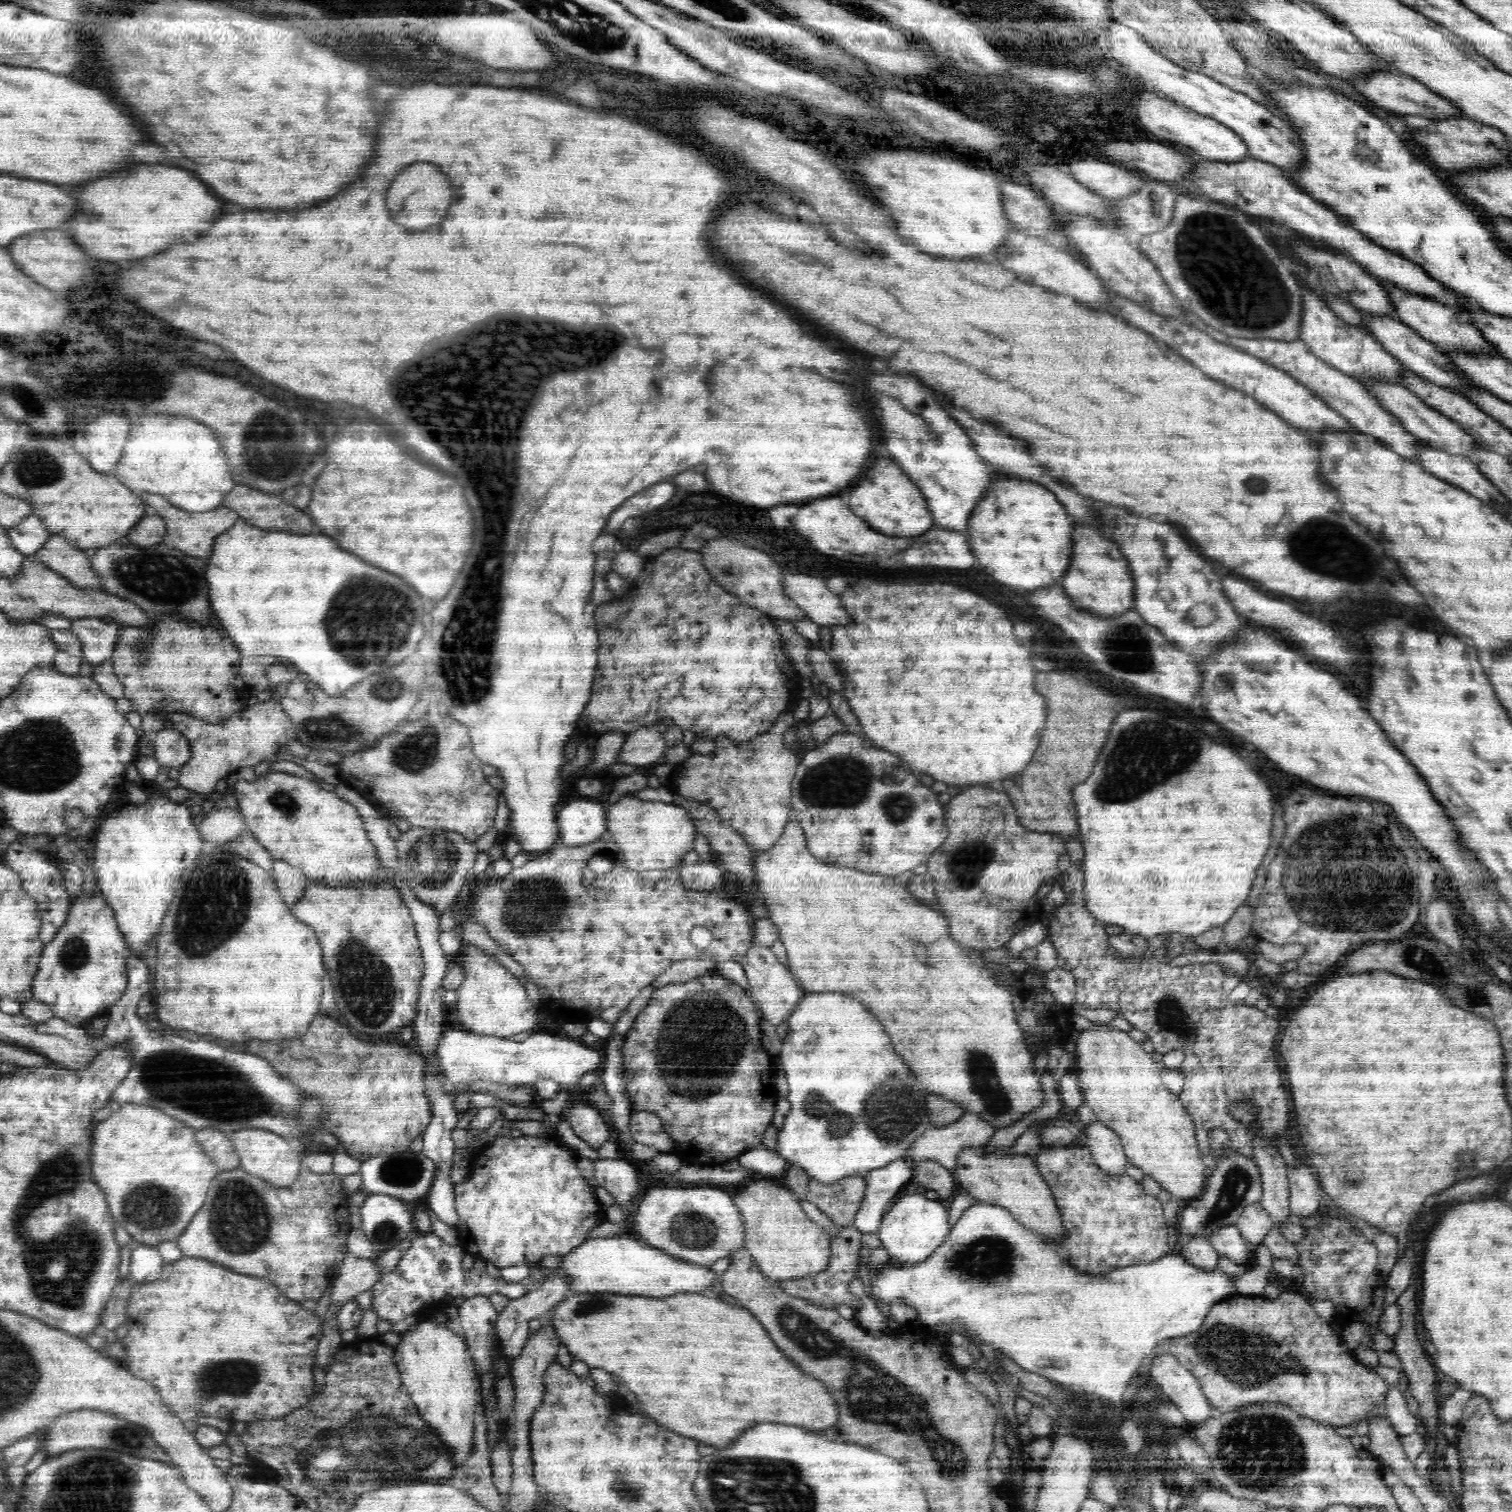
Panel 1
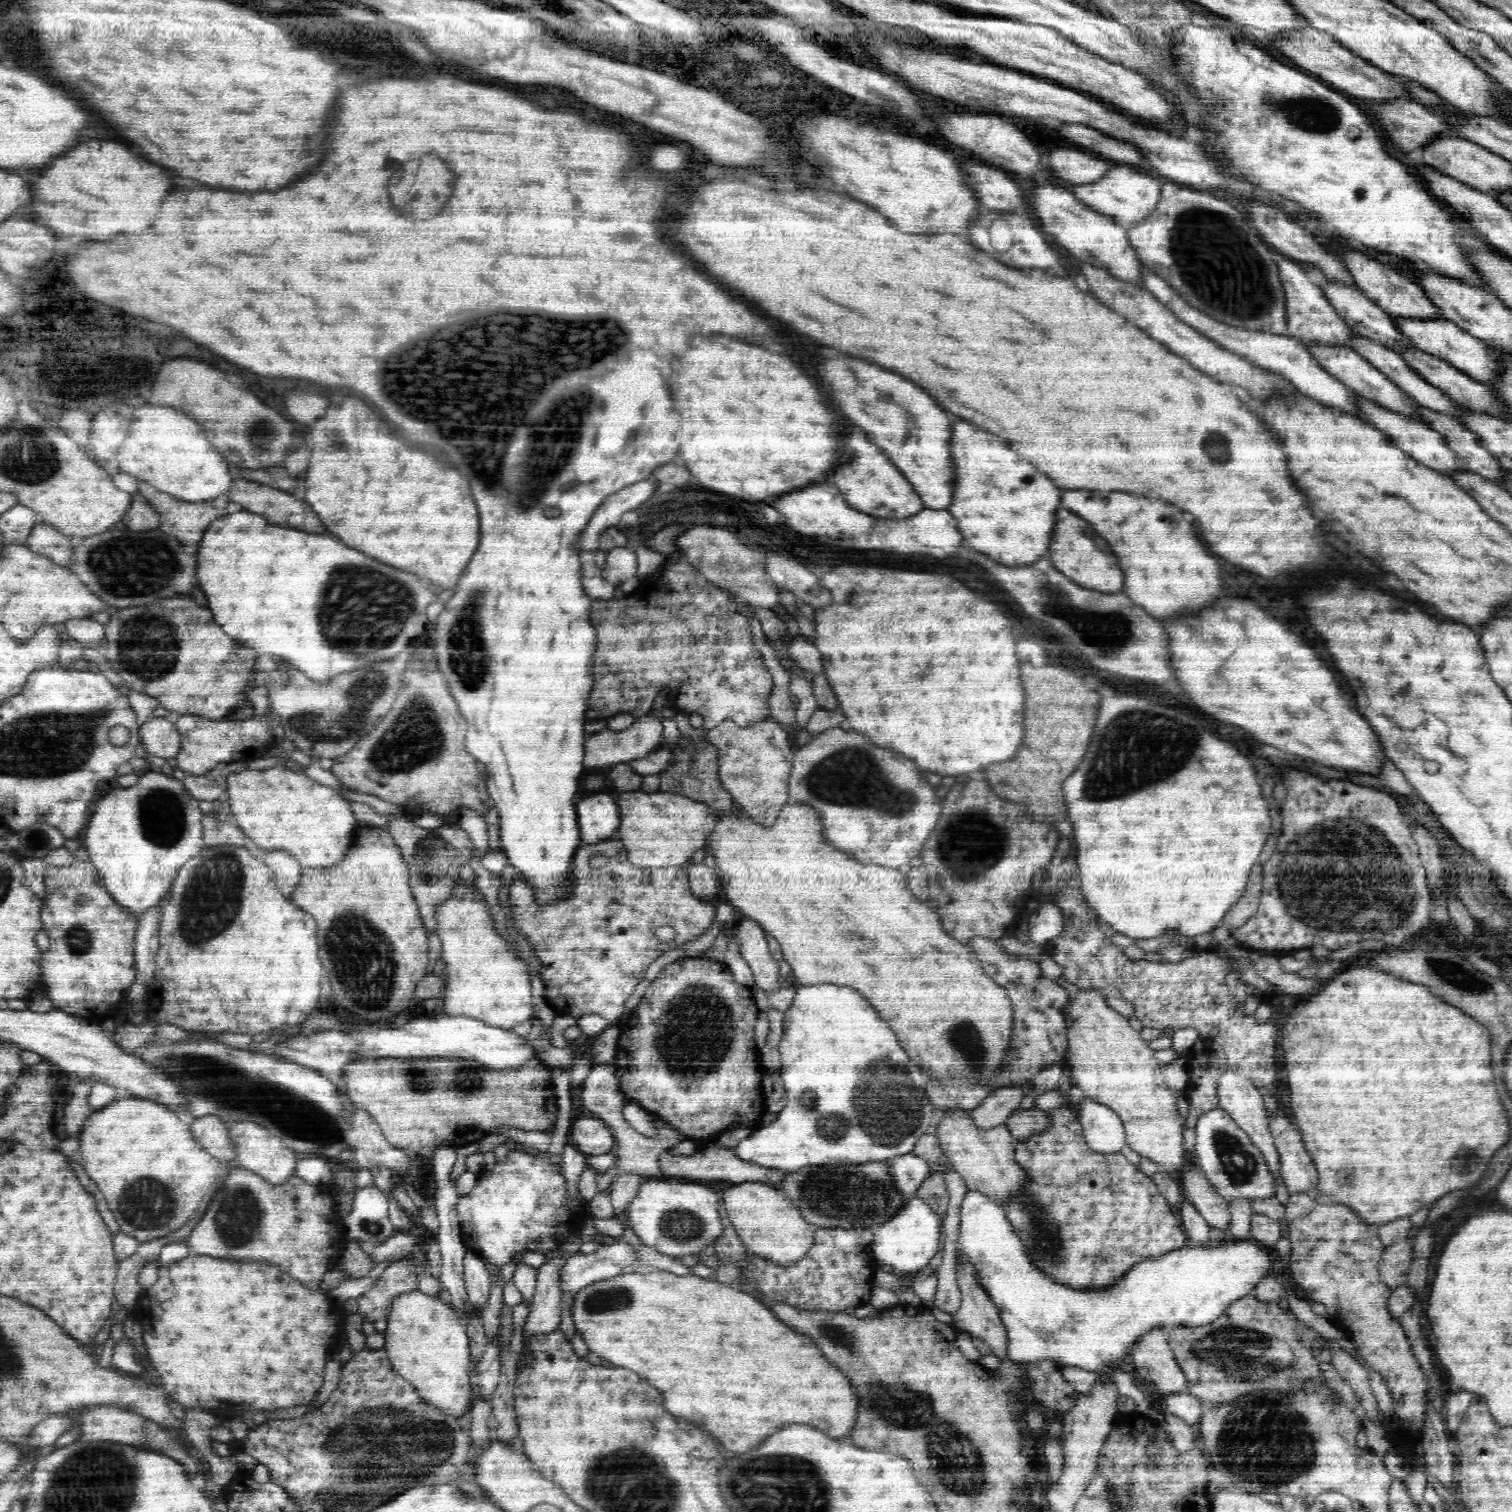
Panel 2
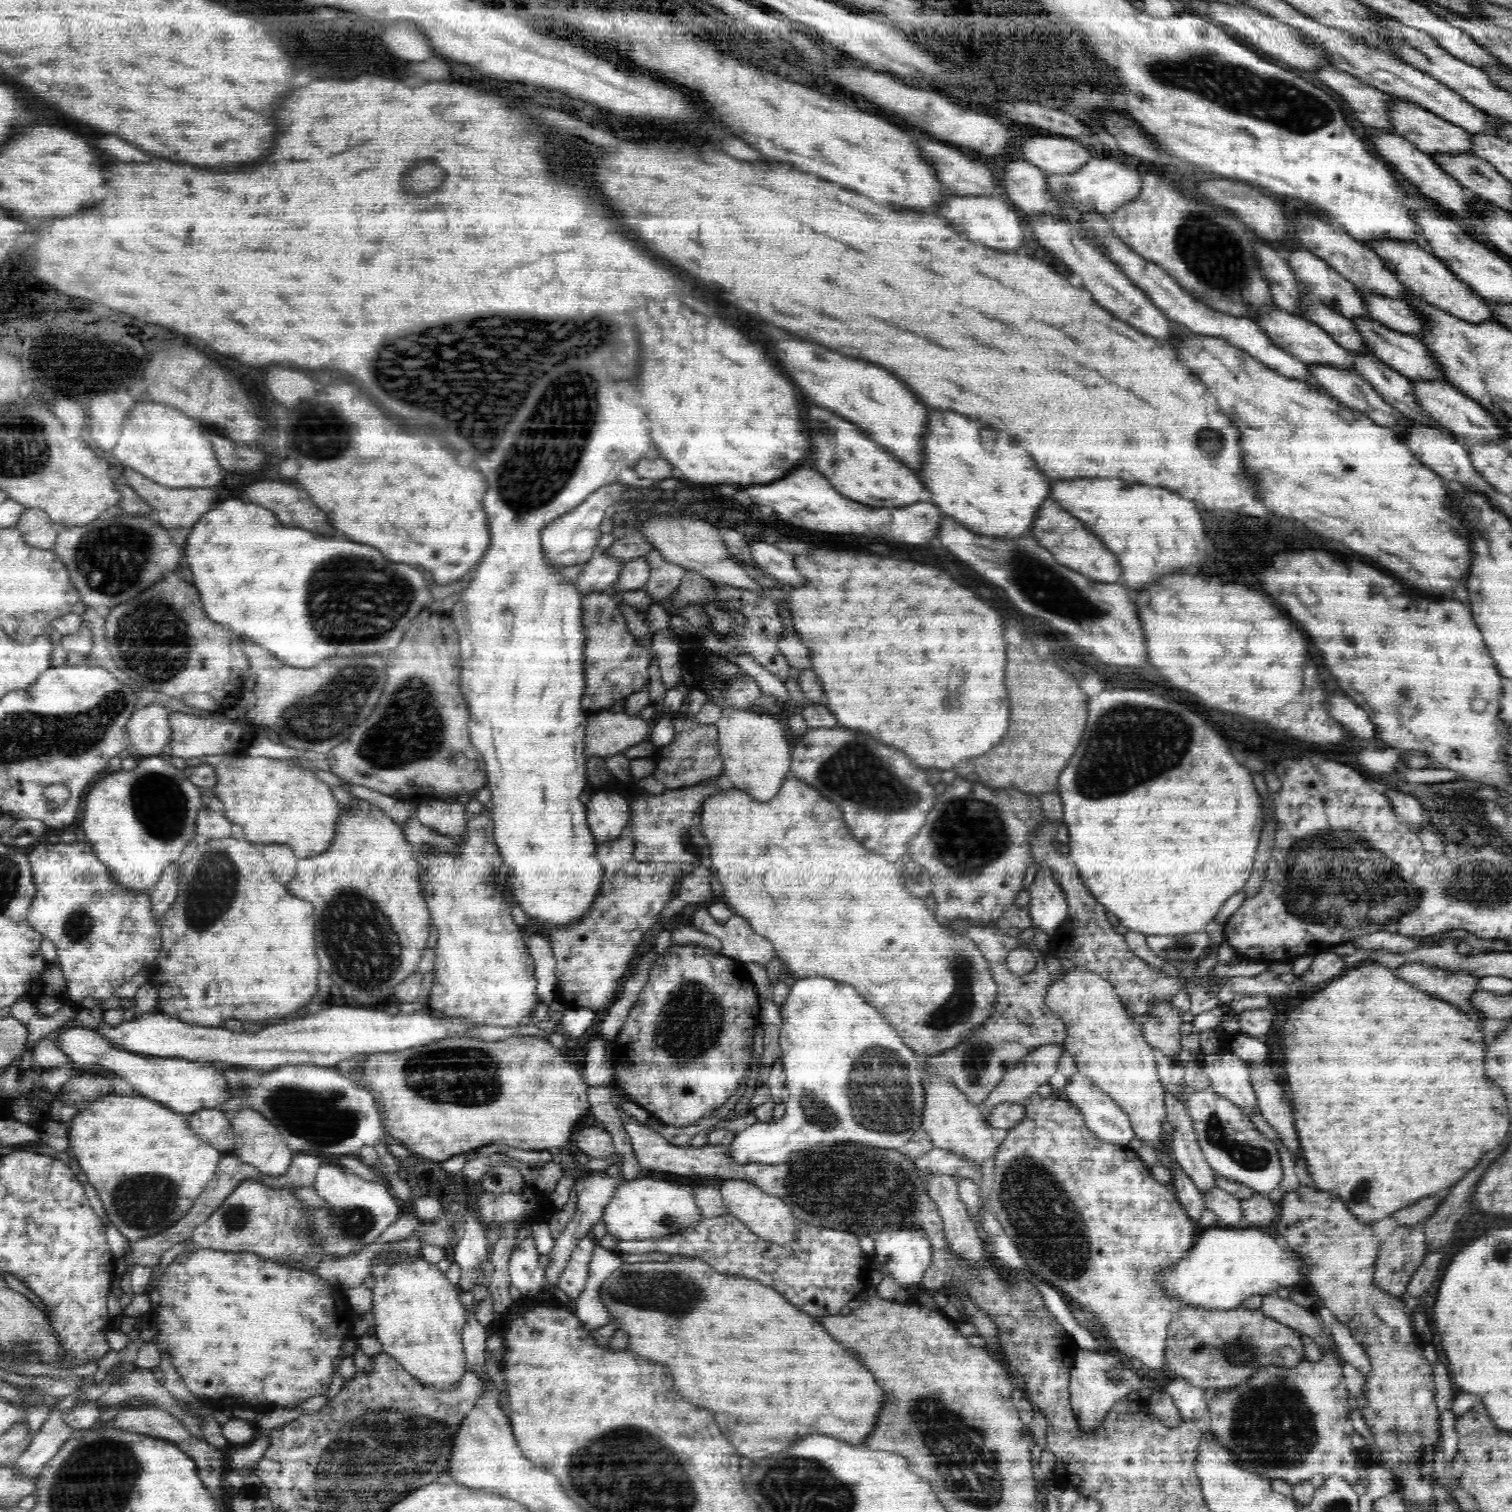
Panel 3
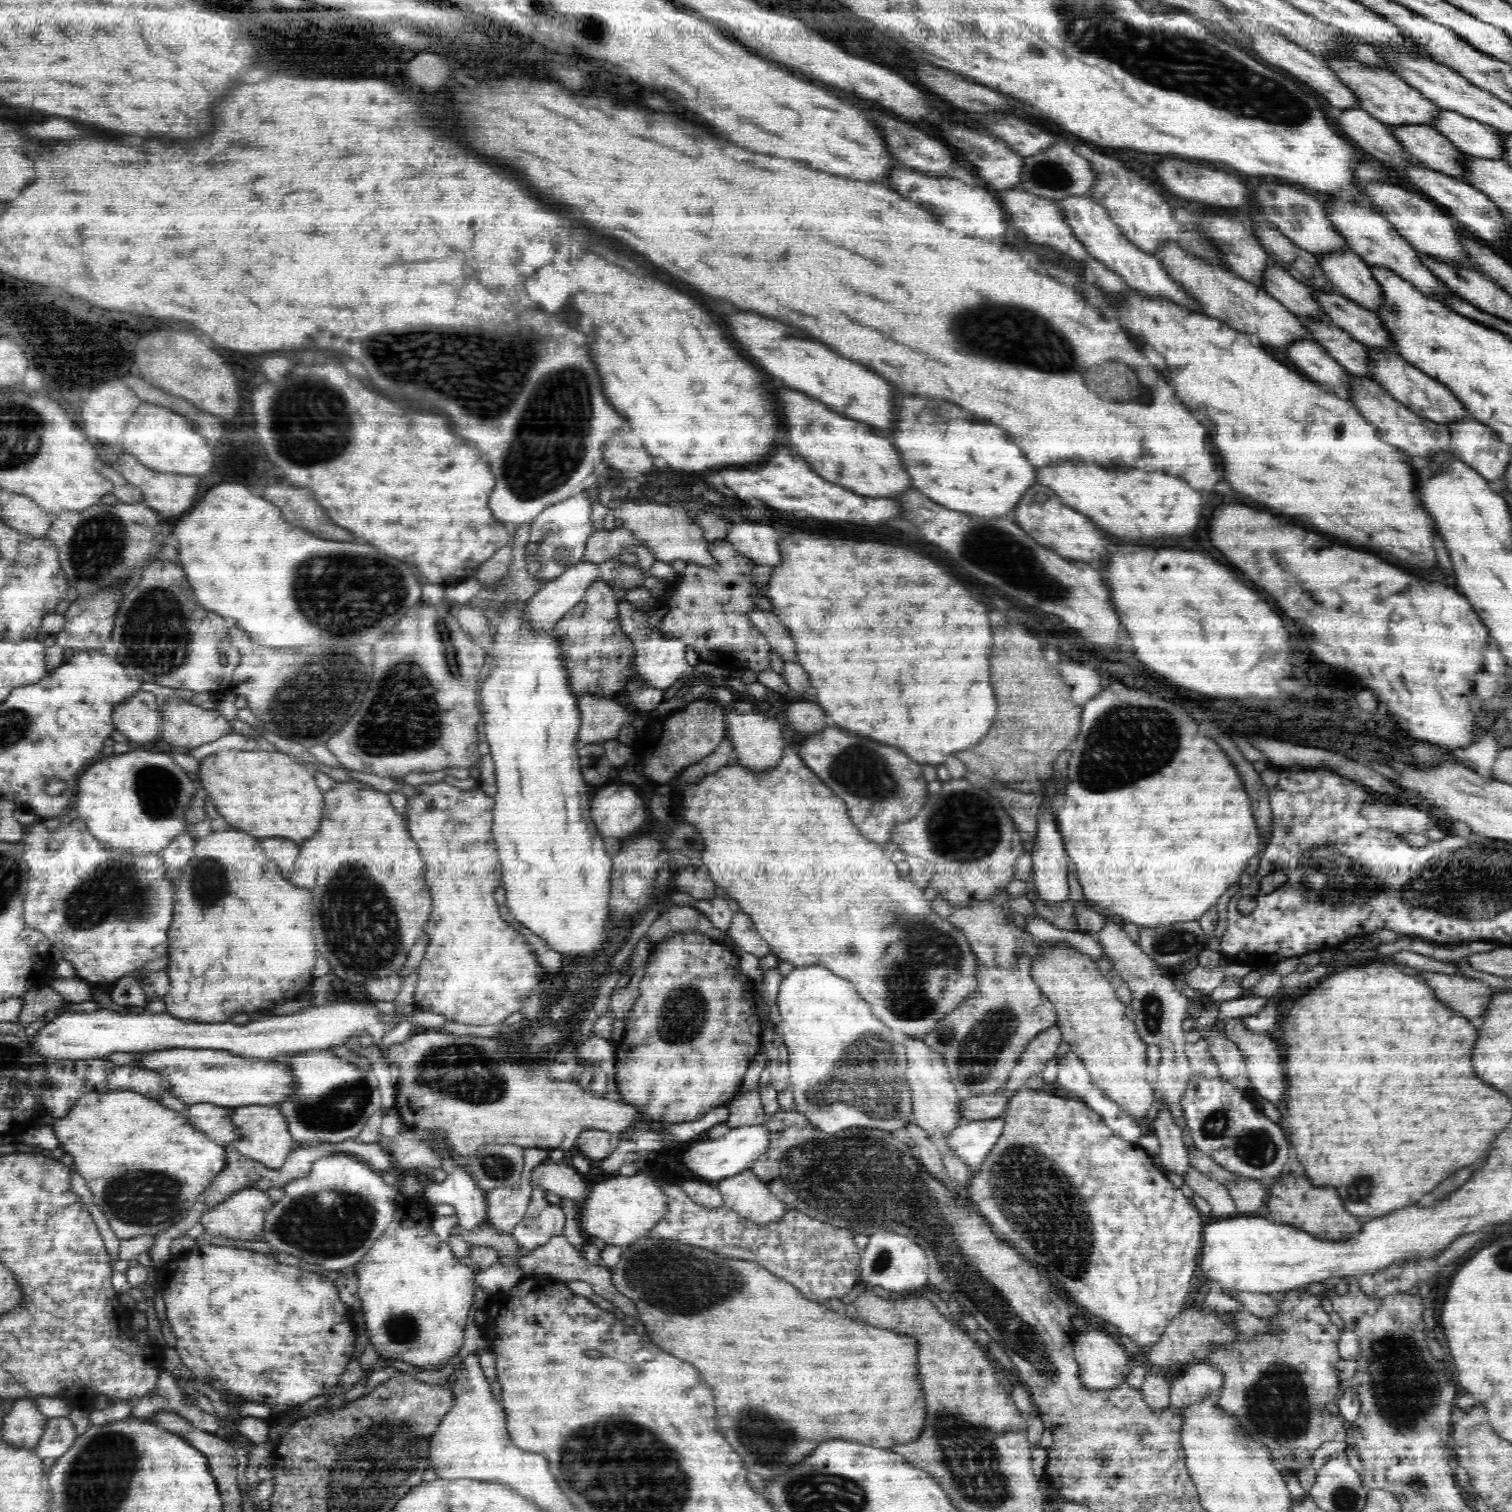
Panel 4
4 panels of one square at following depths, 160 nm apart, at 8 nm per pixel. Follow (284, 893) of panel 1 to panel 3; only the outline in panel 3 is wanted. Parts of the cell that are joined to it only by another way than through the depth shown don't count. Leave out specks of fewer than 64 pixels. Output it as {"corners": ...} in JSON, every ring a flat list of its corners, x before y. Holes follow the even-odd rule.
{"corners":[[254,843,254,845,263,854,264,860,272,866,275,880,287,888,290,880,296,874,296,862,298,859,290,845,276,843]]}

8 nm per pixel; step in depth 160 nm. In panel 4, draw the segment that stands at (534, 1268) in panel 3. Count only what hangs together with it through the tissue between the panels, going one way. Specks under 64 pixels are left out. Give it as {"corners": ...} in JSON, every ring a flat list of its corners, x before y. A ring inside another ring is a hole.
{"corners":[[541,1186,532,1188,530,1204,524,1220,513,1230,514,1238,521,1252,530,1252,544,1246,550,1238,563,1232,565,1214,558,1204,546,1199,547,1190]]}

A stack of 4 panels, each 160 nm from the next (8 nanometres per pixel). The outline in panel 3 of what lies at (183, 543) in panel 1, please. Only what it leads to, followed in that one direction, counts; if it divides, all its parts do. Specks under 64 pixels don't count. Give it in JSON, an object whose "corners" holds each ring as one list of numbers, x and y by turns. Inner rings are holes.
{"corners":[[124,468,123,472,127,485,153,507,155,520,164,528,192,528,206,512,218,504,218,492,212,488,168,488,131,468]]}

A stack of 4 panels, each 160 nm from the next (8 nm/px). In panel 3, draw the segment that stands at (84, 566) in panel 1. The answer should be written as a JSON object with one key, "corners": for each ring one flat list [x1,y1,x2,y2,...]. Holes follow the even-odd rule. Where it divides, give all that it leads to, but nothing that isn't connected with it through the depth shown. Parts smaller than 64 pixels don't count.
{"corners":[[26,507,18,518,16,528,22,533,26,544,52,551,63,525,52,522,46,512,39,508]]}

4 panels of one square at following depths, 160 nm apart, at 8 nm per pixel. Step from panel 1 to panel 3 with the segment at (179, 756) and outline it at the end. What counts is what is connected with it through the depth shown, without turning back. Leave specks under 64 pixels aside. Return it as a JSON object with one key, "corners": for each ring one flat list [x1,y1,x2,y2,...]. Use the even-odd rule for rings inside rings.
{"corners":[[160,704,138,707,126,724,129,744,141,756,158,756,172,740,171,711]]}

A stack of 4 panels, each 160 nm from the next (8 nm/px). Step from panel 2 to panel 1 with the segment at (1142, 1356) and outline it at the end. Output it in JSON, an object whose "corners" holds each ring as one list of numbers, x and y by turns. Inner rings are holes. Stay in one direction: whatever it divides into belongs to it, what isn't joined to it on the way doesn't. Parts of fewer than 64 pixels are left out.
{"corners":[[1170,1353,1151,1355,1147,1369,1152,1374,1152,1378,1156,1380,1156,1386,1160,1386,1160,1390,1168,1396,1171,1403,1182,1411,1187,1426,1196,1429,1204,1424,1206,1420,1212,1418,1212,1407,1204,1397,1198,1380,1186,1368,1182,1367,1174,1355]]}

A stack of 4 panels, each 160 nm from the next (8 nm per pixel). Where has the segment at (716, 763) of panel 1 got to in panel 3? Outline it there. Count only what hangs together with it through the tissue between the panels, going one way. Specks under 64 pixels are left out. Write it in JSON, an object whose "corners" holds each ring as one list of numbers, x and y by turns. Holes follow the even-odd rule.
{"corners":[[724,709,717,716,719,757,733,786,758,800,772,800,790,775,792,741,786,739,780,717,766,713]]}

